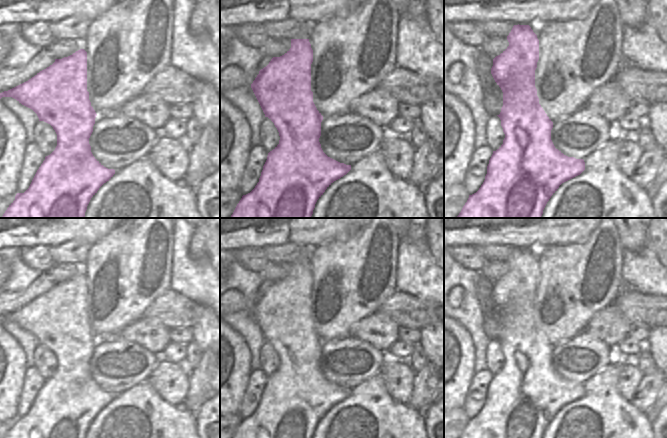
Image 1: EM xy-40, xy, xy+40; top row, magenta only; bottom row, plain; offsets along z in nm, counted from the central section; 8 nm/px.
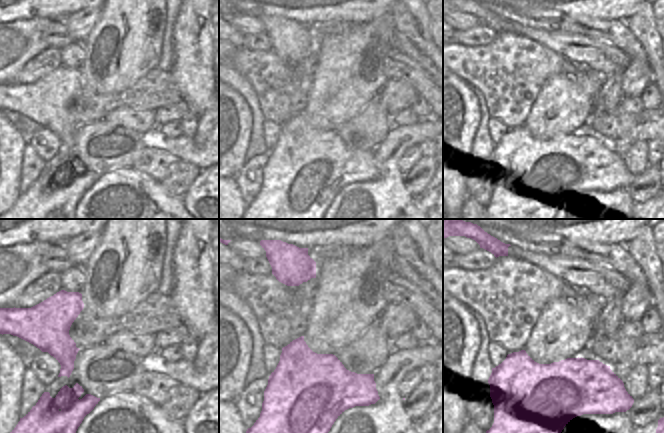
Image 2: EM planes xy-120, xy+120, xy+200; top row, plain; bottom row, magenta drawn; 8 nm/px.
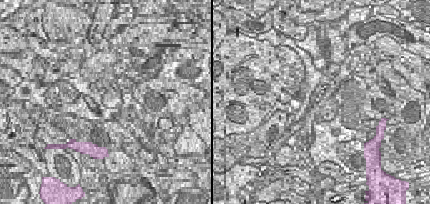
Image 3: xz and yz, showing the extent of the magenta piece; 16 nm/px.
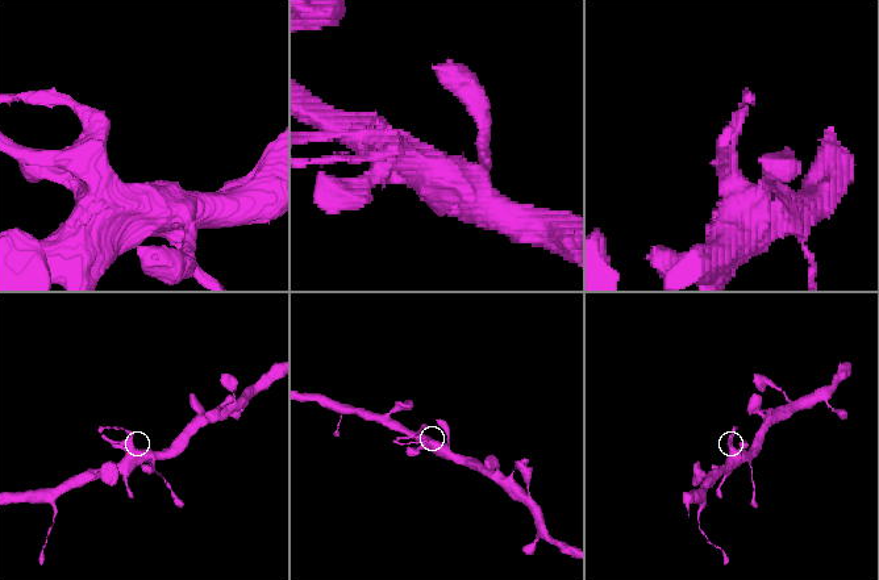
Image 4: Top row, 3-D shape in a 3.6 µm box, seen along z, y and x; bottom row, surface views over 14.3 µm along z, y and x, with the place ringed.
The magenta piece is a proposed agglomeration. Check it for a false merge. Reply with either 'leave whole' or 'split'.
split

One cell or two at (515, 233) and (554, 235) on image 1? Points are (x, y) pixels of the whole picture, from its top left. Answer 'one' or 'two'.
one

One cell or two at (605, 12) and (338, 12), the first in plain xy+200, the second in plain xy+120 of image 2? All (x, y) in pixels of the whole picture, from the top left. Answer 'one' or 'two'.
one

